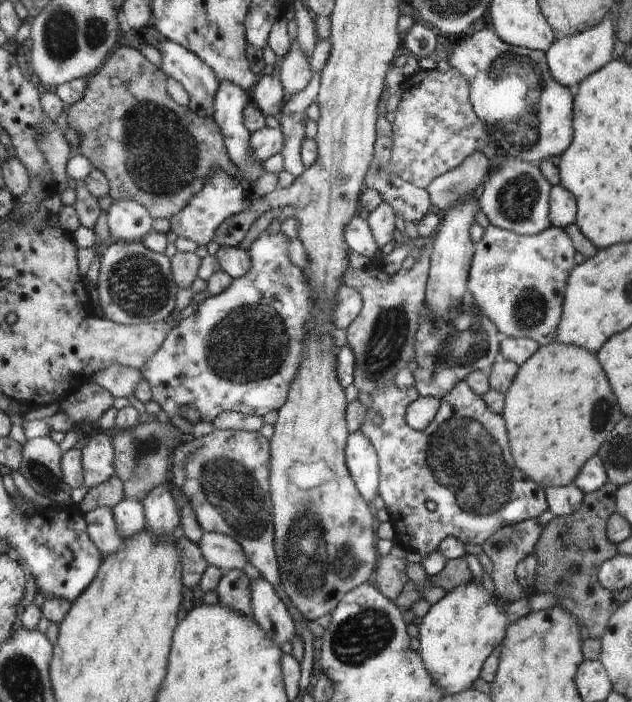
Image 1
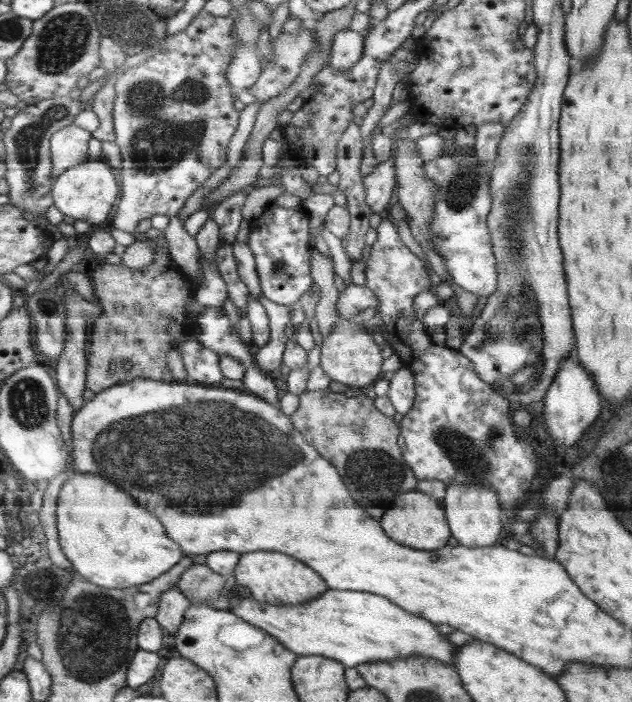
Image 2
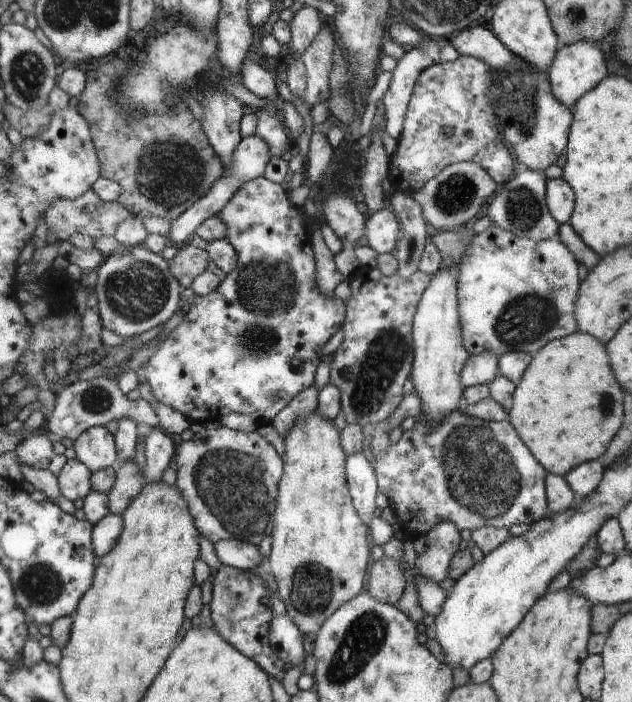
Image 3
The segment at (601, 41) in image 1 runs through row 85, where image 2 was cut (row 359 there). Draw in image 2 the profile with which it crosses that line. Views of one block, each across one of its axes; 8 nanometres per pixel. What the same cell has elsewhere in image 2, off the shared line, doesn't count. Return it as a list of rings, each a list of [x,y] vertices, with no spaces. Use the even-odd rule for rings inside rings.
[[[571,355],[566,357],[565,362],[561,364],[556,380],[550,385],[549,392],[545,394],[544,403],[542,423],[546,425],[547,433],[560,446],[570,448],[578,444],[580,434],[598,418],[600,408],[602,408],[600,389],[594,375]]]

